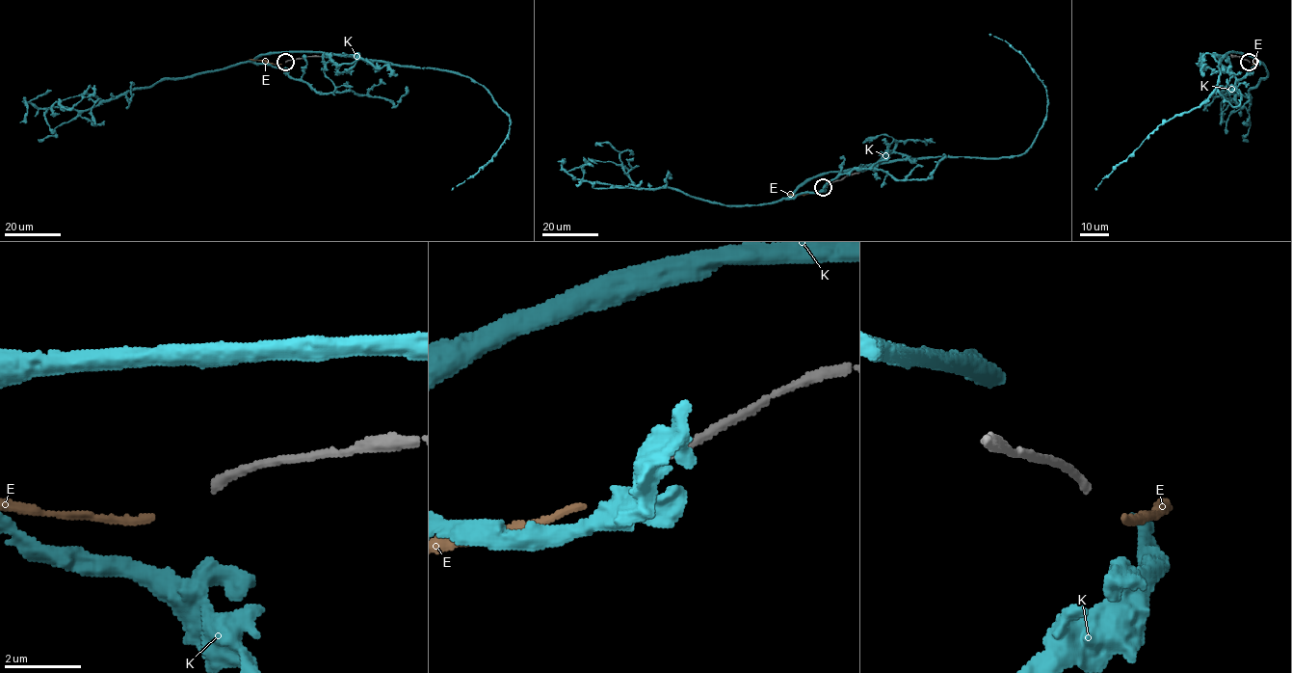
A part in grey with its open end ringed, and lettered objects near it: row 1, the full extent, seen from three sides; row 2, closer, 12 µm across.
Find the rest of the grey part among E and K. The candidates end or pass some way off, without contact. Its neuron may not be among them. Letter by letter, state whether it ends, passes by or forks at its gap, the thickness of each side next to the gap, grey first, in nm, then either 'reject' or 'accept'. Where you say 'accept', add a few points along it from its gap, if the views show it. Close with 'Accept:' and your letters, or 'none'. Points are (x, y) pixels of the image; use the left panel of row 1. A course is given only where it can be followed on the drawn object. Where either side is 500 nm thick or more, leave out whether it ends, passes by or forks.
E: it ends | 220/170 nm | accept | via (281, 64), (249, 59)
K: it passes by | 220/440 nm | reject
Accept: E

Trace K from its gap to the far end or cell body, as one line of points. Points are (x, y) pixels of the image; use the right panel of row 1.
K: (1251, 67), (1230, 93), (1227, 53), (1218, 64), (1218, 86), (1207, 98), (1160, 124), (1095, 190)

